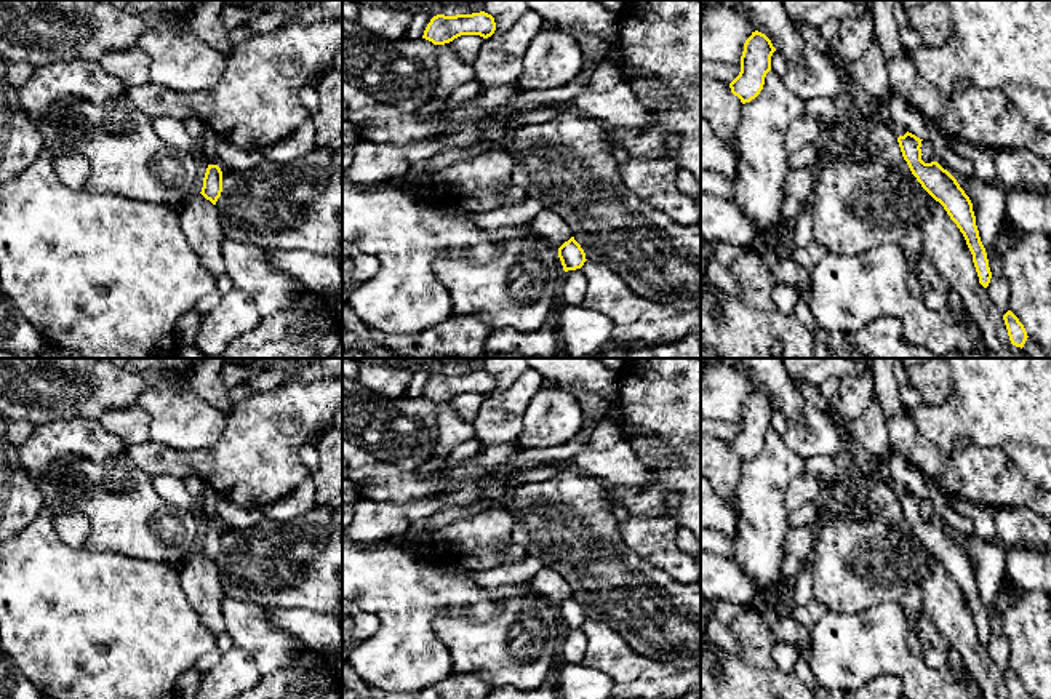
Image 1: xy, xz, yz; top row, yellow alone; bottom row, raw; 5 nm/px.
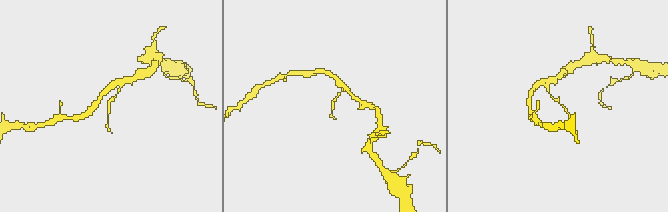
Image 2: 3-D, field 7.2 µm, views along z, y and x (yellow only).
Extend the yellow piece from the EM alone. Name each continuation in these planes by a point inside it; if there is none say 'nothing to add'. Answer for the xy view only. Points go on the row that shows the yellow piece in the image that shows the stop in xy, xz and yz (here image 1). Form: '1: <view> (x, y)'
nothing to add

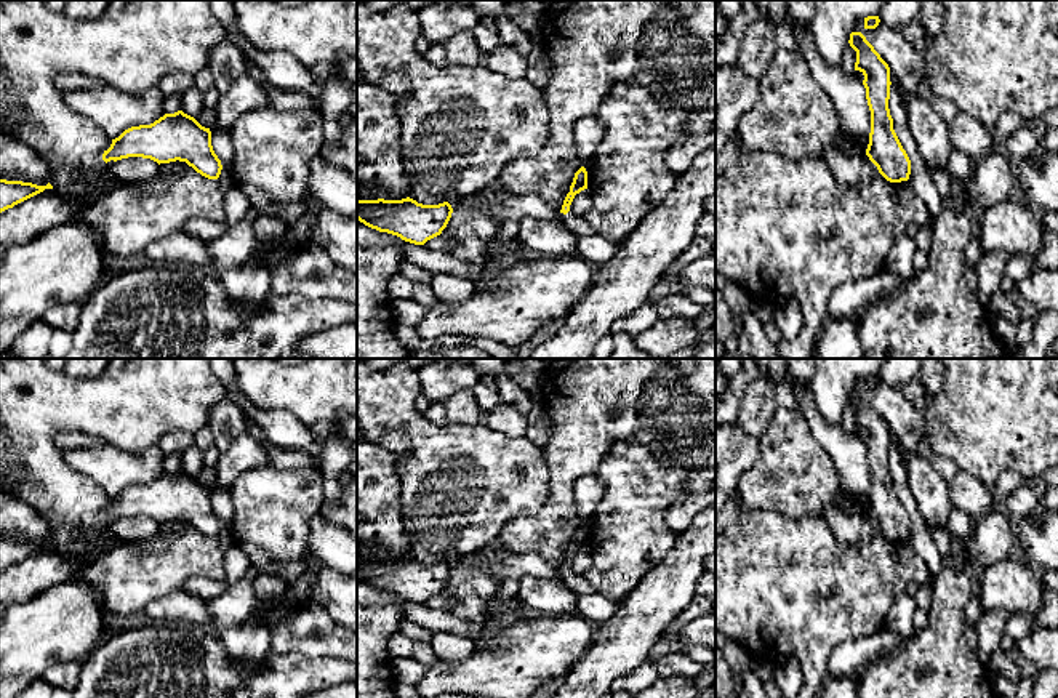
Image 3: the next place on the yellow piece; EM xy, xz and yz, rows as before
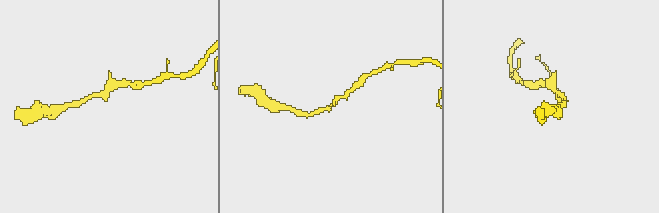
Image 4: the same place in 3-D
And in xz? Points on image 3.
1: xz (577, 224)

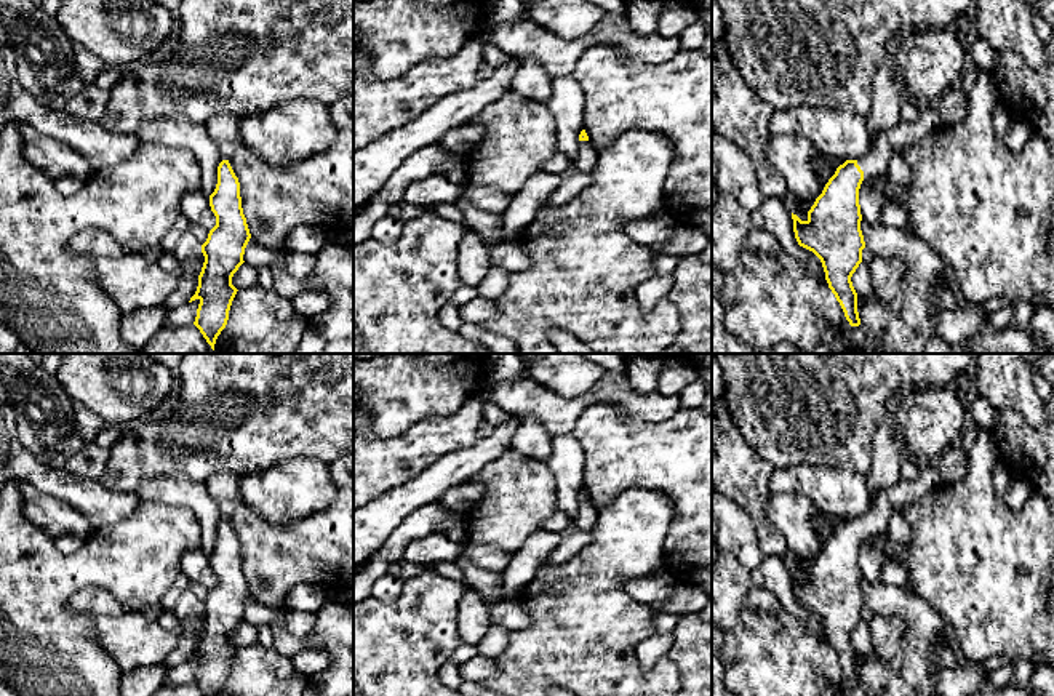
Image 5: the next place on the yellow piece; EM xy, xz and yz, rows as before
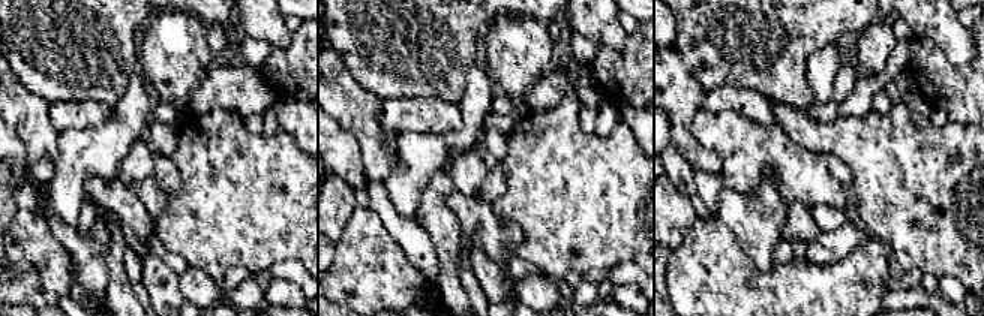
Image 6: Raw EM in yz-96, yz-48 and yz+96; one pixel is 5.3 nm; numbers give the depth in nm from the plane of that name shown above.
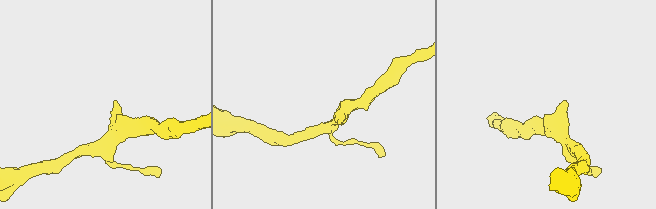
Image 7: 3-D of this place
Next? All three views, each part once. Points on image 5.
1: yz (907, 133)

